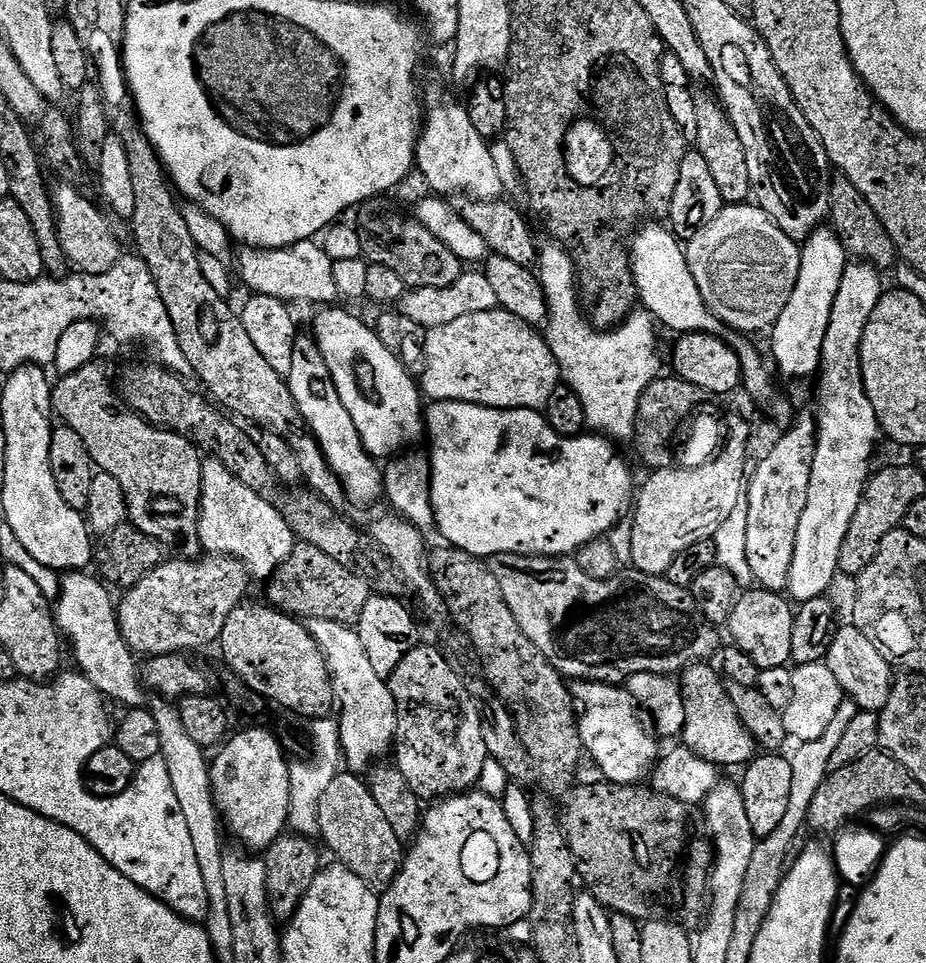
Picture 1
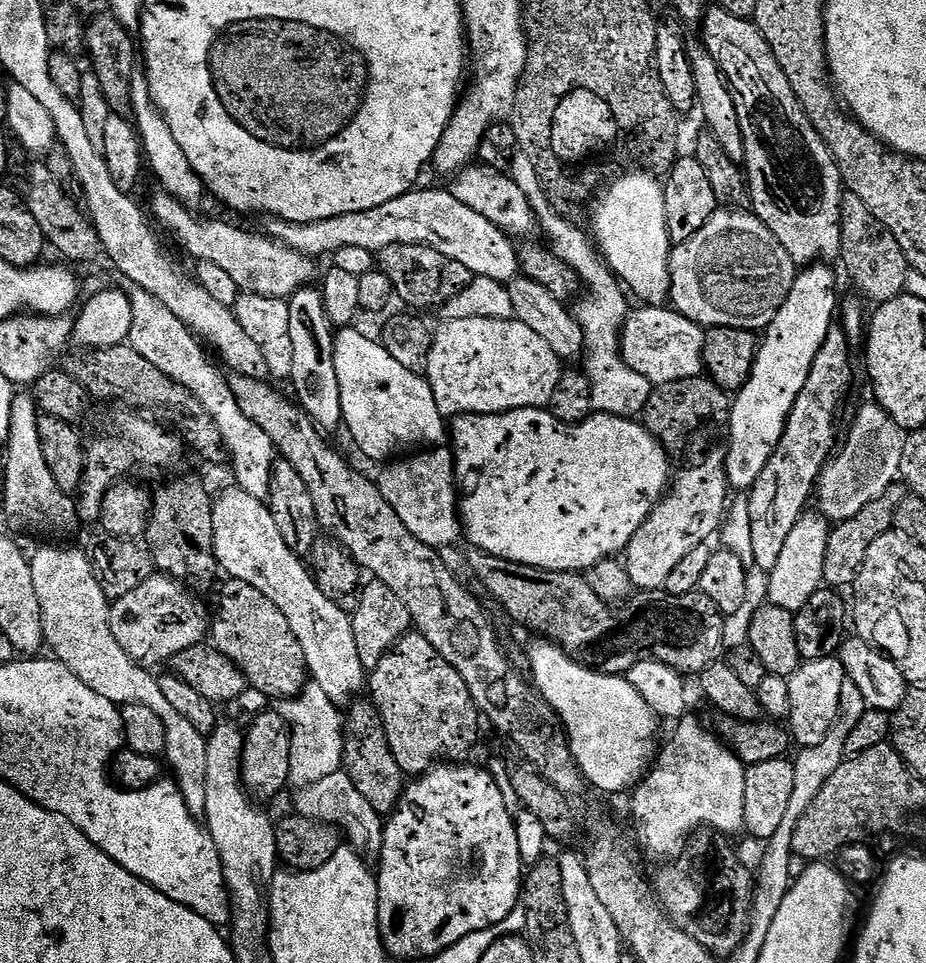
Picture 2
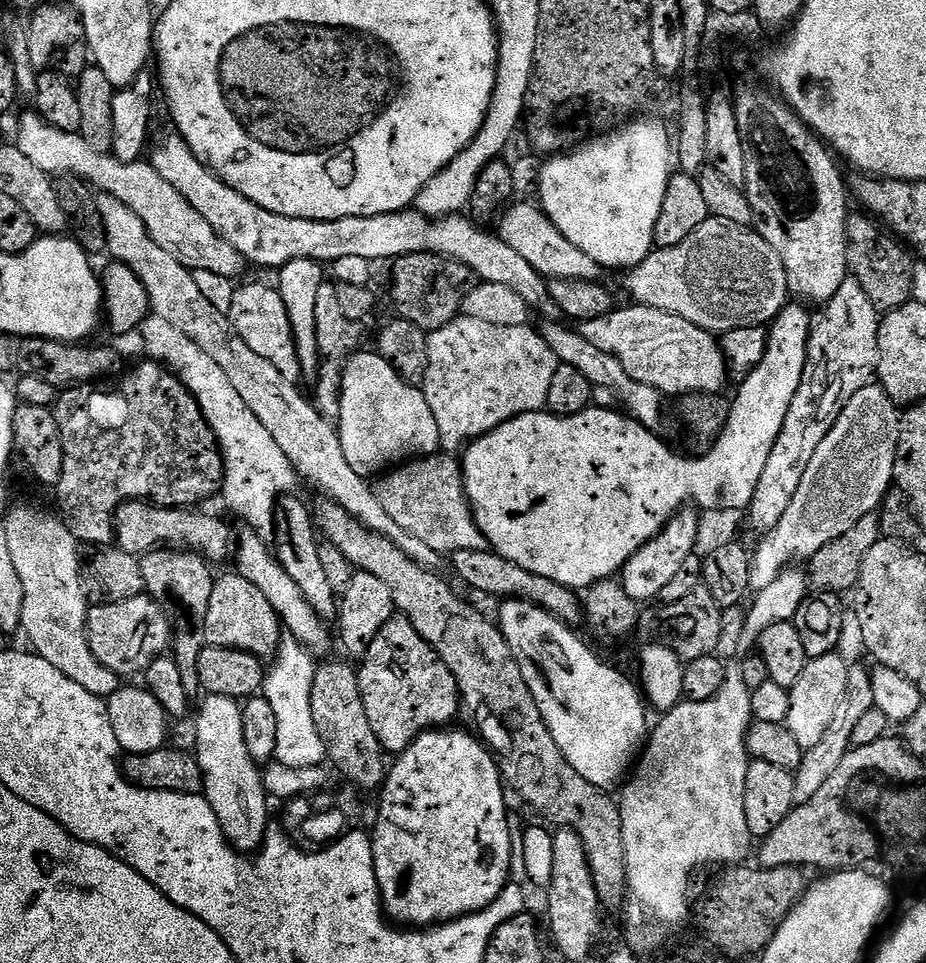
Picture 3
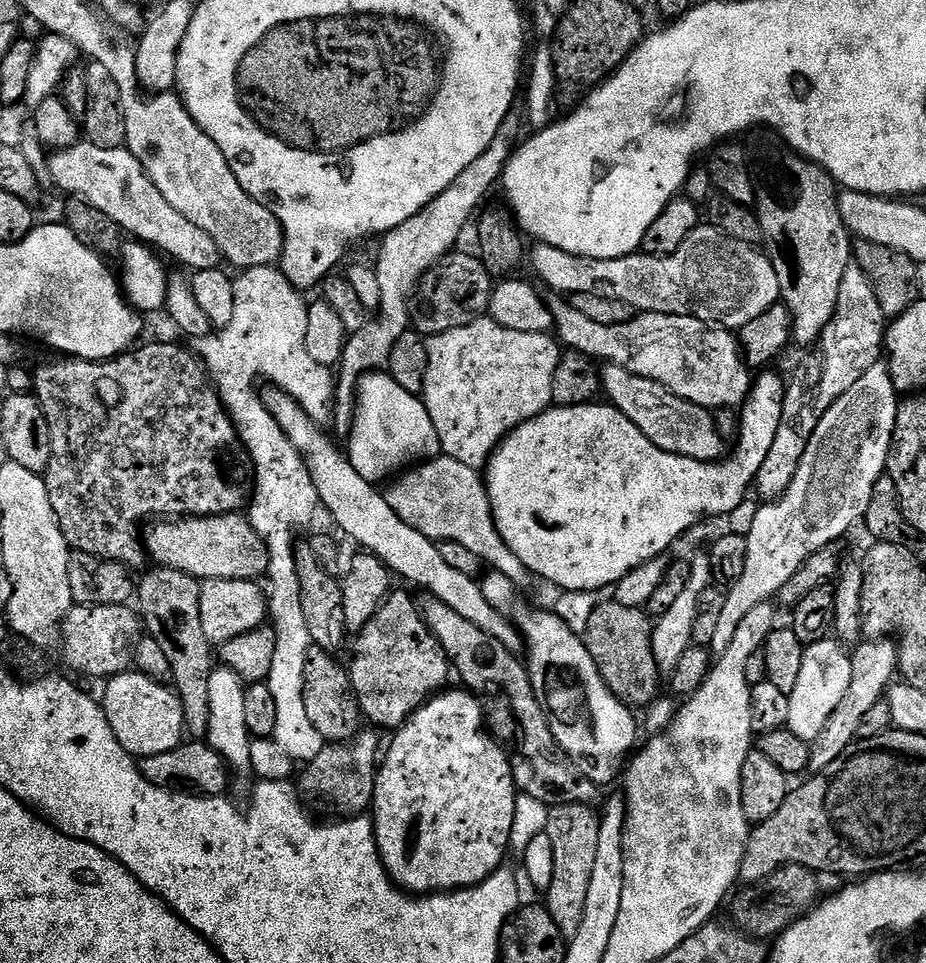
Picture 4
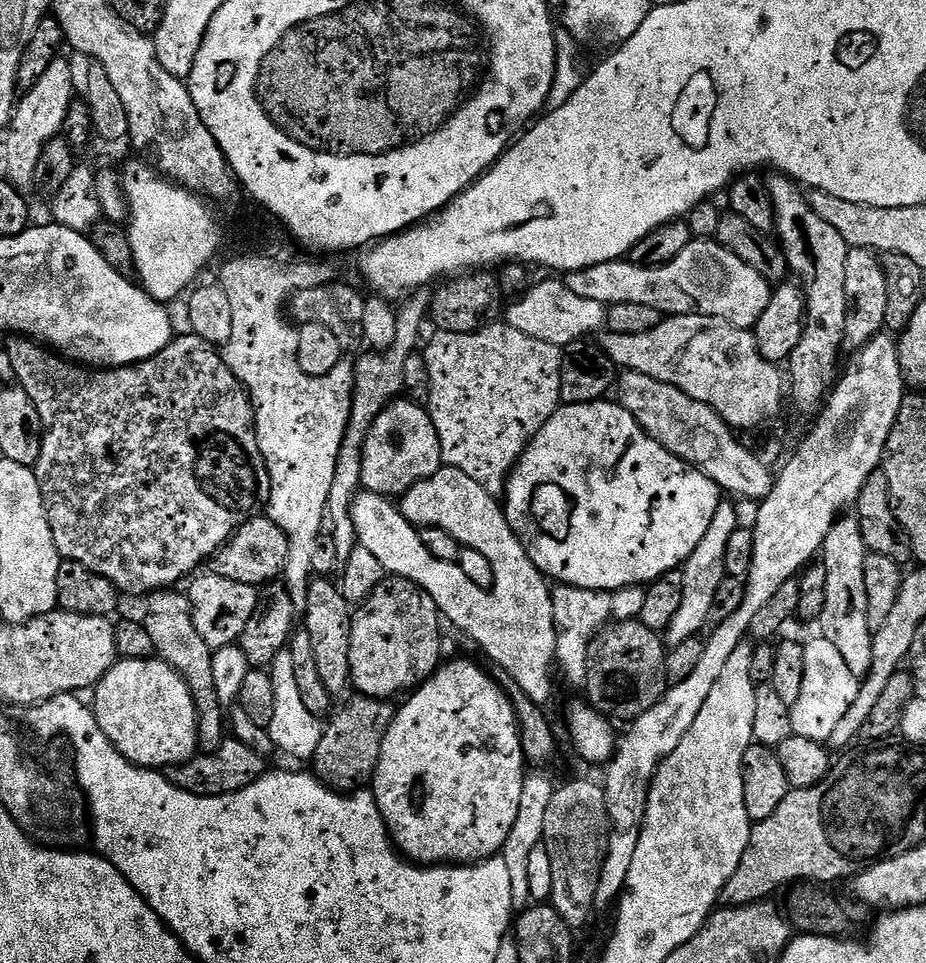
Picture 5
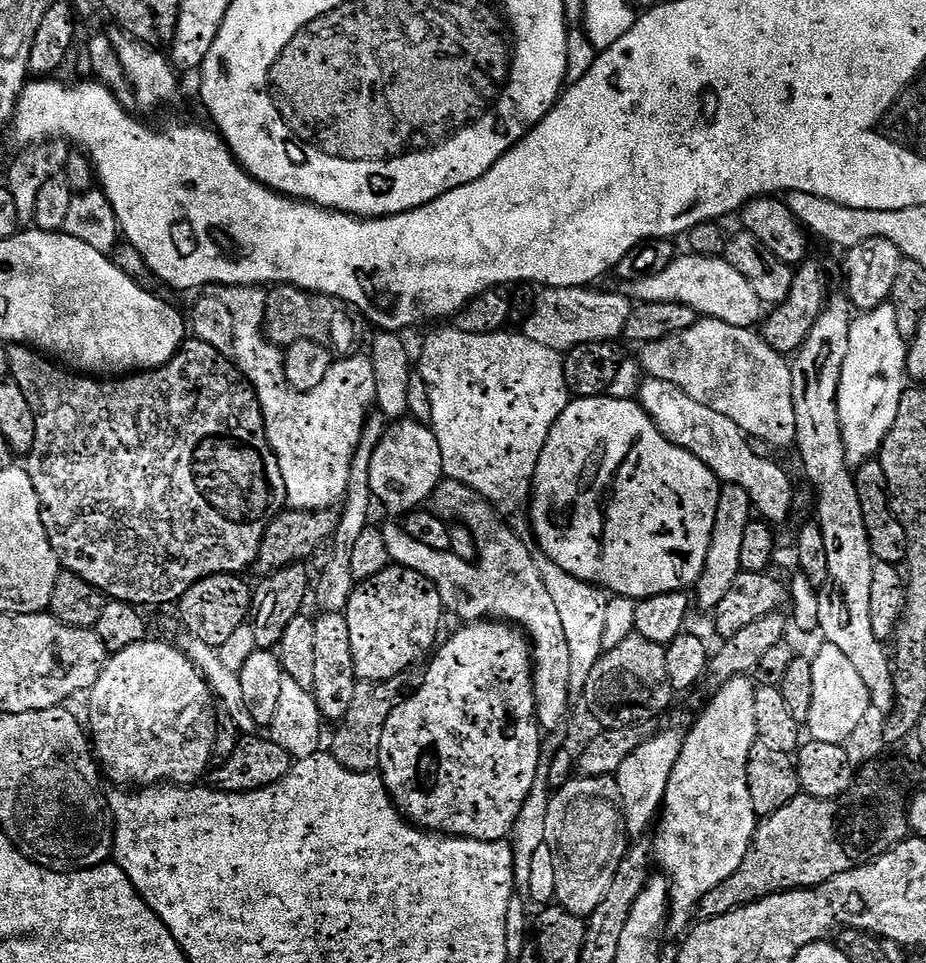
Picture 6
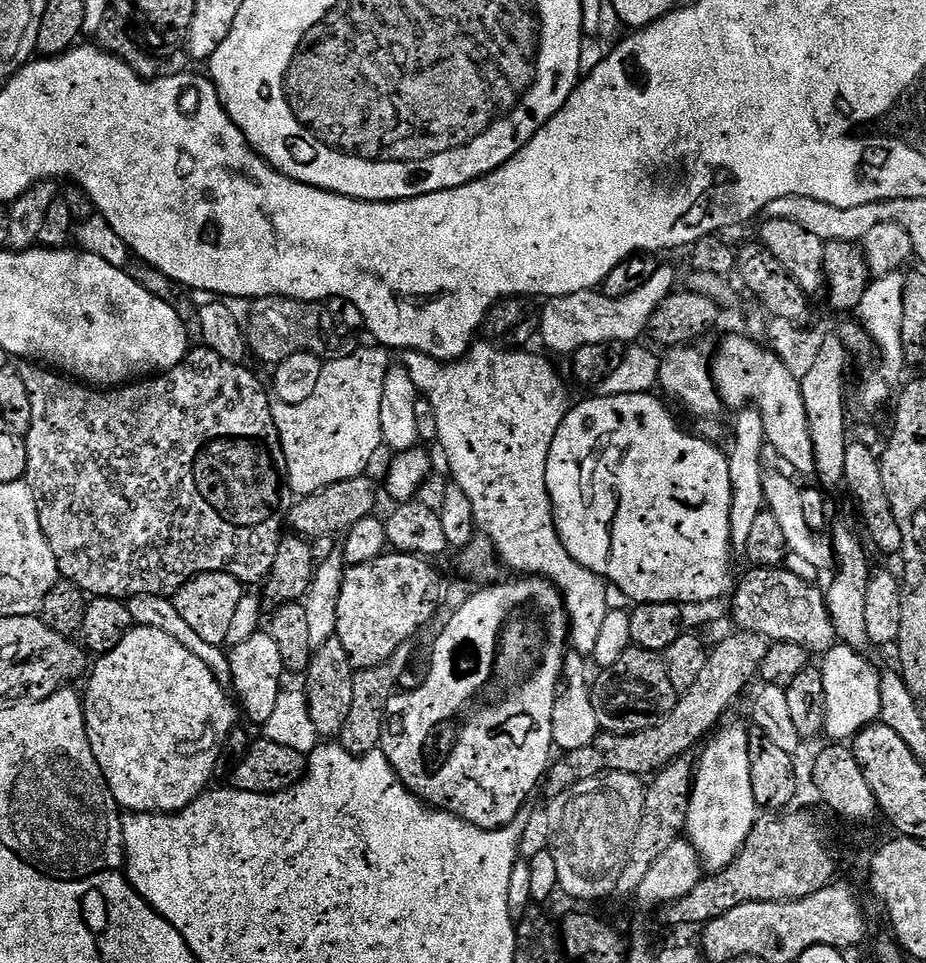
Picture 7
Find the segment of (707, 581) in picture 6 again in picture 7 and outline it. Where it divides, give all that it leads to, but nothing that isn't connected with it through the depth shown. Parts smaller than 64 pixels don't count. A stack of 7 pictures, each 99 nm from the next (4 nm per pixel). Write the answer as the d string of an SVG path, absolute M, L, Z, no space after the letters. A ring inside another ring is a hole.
M749 406L737 411L736 416L736 441L732 444L732 452L727 453L730 466L730 490L732 501L729 512L729 542L731 547L742 550L750 534L753 523L758 519L758 514L765 511L764 502L764 477L765 469L760 469L762 450L765 451L764 423L760 411L755 406Z

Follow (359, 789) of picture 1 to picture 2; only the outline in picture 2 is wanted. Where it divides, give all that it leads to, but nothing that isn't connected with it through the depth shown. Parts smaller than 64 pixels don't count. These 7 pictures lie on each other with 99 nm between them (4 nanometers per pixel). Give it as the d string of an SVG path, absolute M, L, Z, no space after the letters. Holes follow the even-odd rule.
M344 771L330 774L318 782L306 785L305 788L296 788L294 794L296 794L295 815L314 818L324 824L332 824L340 829L355 852L368 858L379 857L385 821L382 819L381 813L376 812L374 806L370 806L370 802L366 802L366 798L362 798L362 794L358 794L354 782L350 782L350 778Z

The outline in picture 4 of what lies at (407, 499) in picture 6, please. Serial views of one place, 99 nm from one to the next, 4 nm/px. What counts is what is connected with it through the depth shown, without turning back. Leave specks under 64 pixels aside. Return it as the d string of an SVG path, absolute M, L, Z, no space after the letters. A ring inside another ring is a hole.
M384 370L370 372L360 380L356 416L346 439L346 455L354 470L374 485L379 485L380 480L391 481L397 474L441 455L438 430L430 422L423 399L410 394L410 390L402 390Z

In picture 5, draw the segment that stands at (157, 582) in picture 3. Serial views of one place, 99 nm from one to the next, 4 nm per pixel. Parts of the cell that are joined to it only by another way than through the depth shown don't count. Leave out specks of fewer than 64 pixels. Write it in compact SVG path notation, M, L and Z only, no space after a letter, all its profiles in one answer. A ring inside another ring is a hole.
M161 590L147 597L148 617L142 620L145 630L156 647L156 656L170 665L186 682L196 707L198 722L198 748L201 753L219 752L222 742L229 735L230 720L226 715L226 706L218 698L218 689L214 686L213 648L206 646L202 634L194 626L192 607L187 595L180 590Z

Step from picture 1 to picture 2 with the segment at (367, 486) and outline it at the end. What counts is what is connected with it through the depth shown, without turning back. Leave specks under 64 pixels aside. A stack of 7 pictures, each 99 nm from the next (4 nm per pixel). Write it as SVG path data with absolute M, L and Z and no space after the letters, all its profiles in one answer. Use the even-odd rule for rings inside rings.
M316 286L300 288L288 300L290 310L290 338L292 346L290 359L292 358L292 388L296 391L295 399L304 413L316 423L317 428L329 430L328 428L340 428L344 415L342 414L342 402L338 390L338 374L334 370L334 326L329 323L328 316L324 313L324 298L321 289Z

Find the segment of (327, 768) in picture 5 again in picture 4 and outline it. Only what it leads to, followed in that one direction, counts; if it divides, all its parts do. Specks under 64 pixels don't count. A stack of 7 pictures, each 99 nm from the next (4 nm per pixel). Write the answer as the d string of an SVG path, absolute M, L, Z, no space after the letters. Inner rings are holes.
M361 730L351 740L343 740L340 744L325 743L323 750L303 765L304 773L302 768L298 791L305 805L324 803L326 807L332 808L348 800L349 817L365 815L371 809L376 789L378 757L382 752L381 733L371 731Z

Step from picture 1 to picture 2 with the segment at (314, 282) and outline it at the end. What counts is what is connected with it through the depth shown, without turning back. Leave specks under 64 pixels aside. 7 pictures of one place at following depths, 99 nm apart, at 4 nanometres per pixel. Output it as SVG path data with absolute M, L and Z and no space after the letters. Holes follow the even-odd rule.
M160 190L157 193L152 200L151 212L154 220L156 215L155 223L160 223L176 239L177 246L193 256L193 261L214 262L214 266L230 274L241 293L283 300L315 281L312 279L316 276L317 261L313 257L295 252L293 248L266 234L258 236L244 228L235 228L224 220L199 220L193 209L178 202L169 192Z

